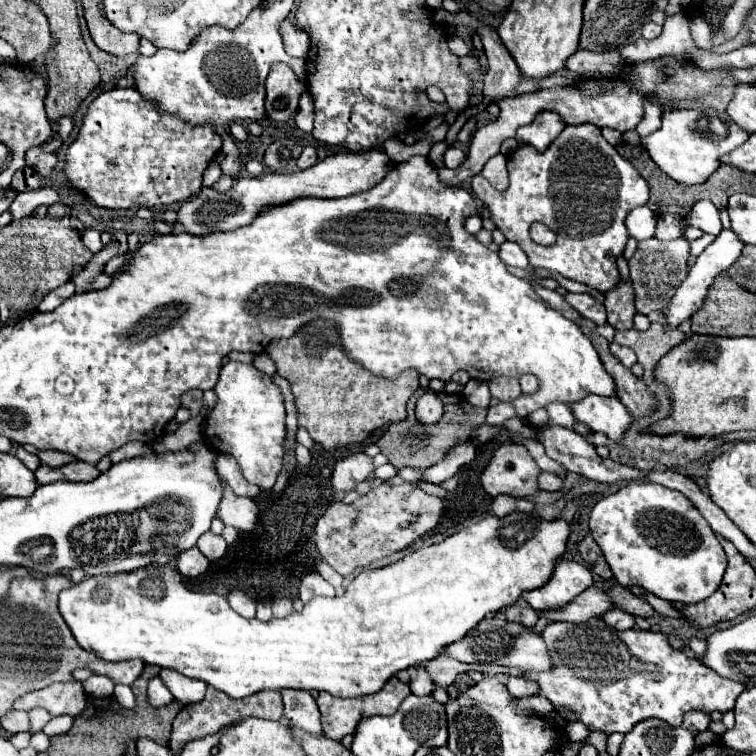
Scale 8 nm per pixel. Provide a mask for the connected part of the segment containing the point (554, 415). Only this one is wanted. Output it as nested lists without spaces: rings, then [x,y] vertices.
[[[552,403],[546,407],[548,409],[548,415],[550,415],[550,423],[552,425],[560,425],[560,427],[574,427],[576,423],[576,417],[572,415],[570,407],[568,405],[562,405],[562,403]]]

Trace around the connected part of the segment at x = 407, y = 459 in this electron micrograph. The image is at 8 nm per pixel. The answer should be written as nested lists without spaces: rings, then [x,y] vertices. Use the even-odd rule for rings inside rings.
[[[420,387],[408,401],[408,419],[400,421],[400,423],[394,423],[390,425],[390,429],[380,437],[378,441],[378,447],[380,451],[390,459],[390,463],[396,467],[396,469],[402,469],[402,467],[418,467],[418,469],[428,469],[432,465],[436,465],[438,461],[444,459],[446,451],[452,449],[454,445],[460,445],[460,443],[466,443],[470,439],[470,433],[472,429],[480,427],[484,421],[486,421],[486,409],[482,407],[474,407],[470,405],[462,395],[448,395],[448,393],[440,393],[440,399],[444,403],[444,417],[442,419],[448,419],[448,421],[440,421],[440,423],[434,423],[434,425],[422,425],[418,421],[414,421],[414,407],[416,407],[416,401],[422,393],[426,393],[428,389]]]

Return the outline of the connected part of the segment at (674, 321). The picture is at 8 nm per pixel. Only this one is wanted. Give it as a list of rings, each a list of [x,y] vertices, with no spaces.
[[[724,229],[724,231],[700,253],[700,257],[696,259],[696,263],[690,267],[688,277],[682,281],[682,285],[678,287],[674,299],[672,299],[670,305],[668,305],[666,317],[668,317],[668,325],[670,325],[670,327],[678,327],[682,321],[690,319],[690,317],[702,307],[702,301],[704,301],[704,297],[706,297],[710,285],[714,283],[714,279],[716,279],[720,273],[724,273],[732,263],[738,261],[738,257],[742,255],[742,249],[744,249],[744,243],[740,243],[738,235],[734,235],[734,231]]]

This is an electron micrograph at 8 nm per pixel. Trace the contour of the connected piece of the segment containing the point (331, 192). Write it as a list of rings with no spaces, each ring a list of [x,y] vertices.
[[[372,149],[366,153],[336,153],[326,157],[324,161],[318,161],[306,171],[268,173],[266,177],[242,177],[226,193],[218,193],[212,187],[202,187],[198,195],[182,203],[178,211],[178,223],[182,223],[184,229],[192,235],[206,235],[210,231],[232,231],[252,223],[262,209],[270,205],[282,205],[284,201],[292,201],[296,197],[332,199],[368,191],[386,177],[392,165],[394,163],[390,161],[390,157],[380,149]]]

